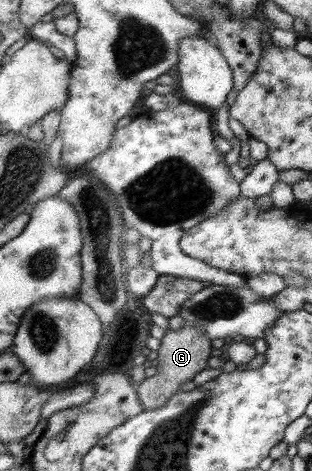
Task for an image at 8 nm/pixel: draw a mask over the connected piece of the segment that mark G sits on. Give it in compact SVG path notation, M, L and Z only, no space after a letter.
M185 324L176 331L168 329L161 339L158 350L157 373L145 378L136 387L139 401L144 409L151 410L163 407L171 399L171 396L180 390L181 384L189 383L197 373L208 367L207 360L210 358L211 351L211 339L206 336L206 333L198 325Z

